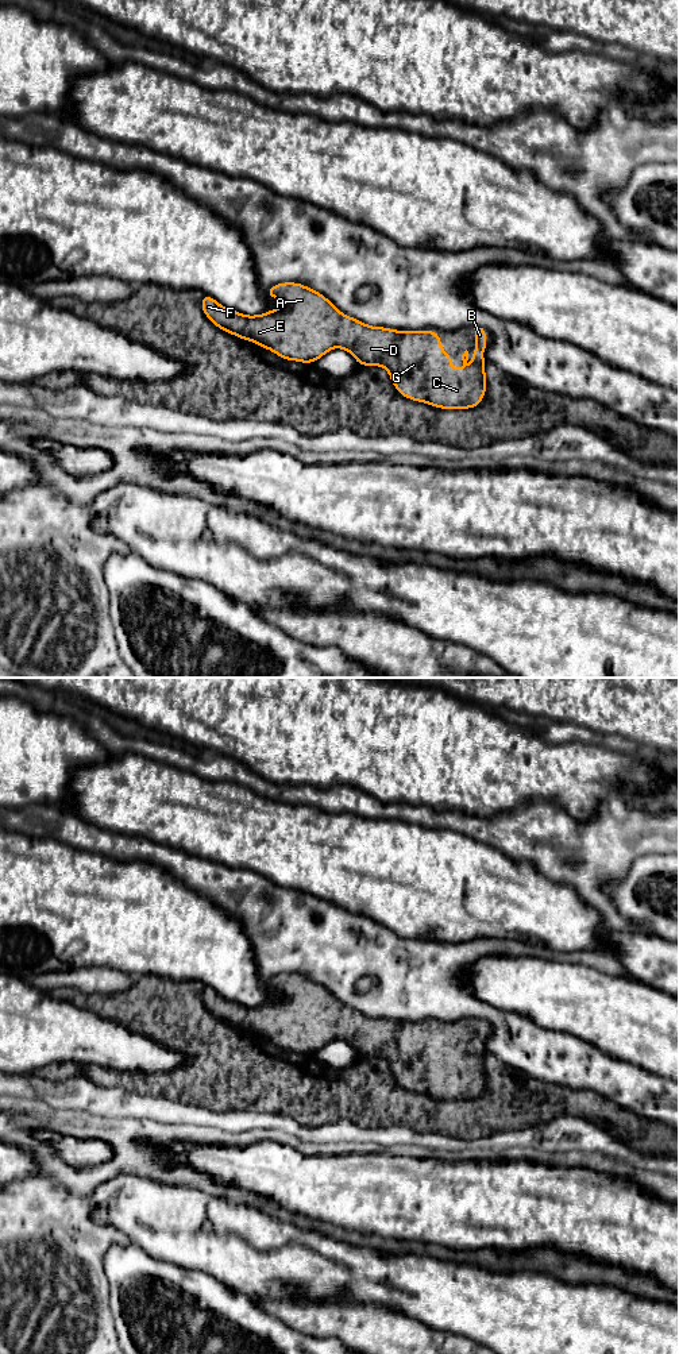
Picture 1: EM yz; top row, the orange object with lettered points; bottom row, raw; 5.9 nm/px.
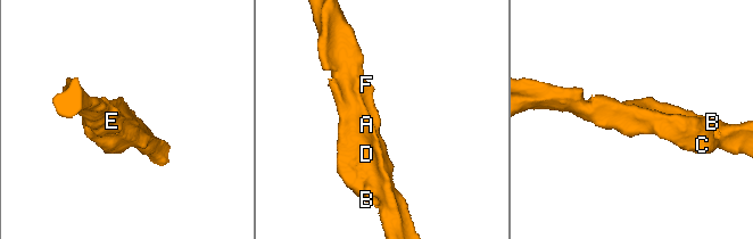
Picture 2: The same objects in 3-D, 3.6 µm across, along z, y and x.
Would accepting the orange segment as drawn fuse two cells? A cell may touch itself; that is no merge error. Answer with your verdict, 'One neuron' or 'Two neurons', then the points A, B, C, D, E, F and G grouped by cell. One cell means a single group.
One neuron. Groups: A B C D E F G

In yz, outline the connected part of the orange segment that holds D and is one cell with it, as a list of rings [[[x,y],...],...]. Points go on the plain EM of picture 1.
[[[282,973],[271,979],[266,979],[269,988],[277,990],[283,995],[282,999],[267,1002],[263,1006],[247,1007],[234,1000],[220,996],[211,987],[201,987],[201,1000],[209,1012],[243,1031],[252,1033],[266,1041],[273,1042],[275,1046],[285,1052],[296,1052],[300,1054],[316,1054],[332,1039],[343,1039],[348,1042],[359,1057],[381,1057],[385,1058],[390,1066],[393,1077],[398,1084],[409,1091],[429,1095],[437,1100],[472,1100],[478,1098],[486,1085],[486,1062],[485,1046],[486,1025],[483,1019],[475,1021],[475,1042],[474,1042],[474,1060],[467,1058],[468,1042],[462,1046],[463,1060],[455,1061],[450,1054],[454,1052],[441,1038],[441,1030],[435,1021],[421,1022],[398,1022],[386,1018],[371,1018],[360,1011],[342,1004],[325,987],[297,973]]]

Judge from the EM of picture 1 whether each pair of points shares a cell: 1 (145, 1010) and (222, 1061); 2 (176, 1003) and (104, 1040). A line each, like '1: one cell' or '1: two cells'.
1: one cell
2: two cells

